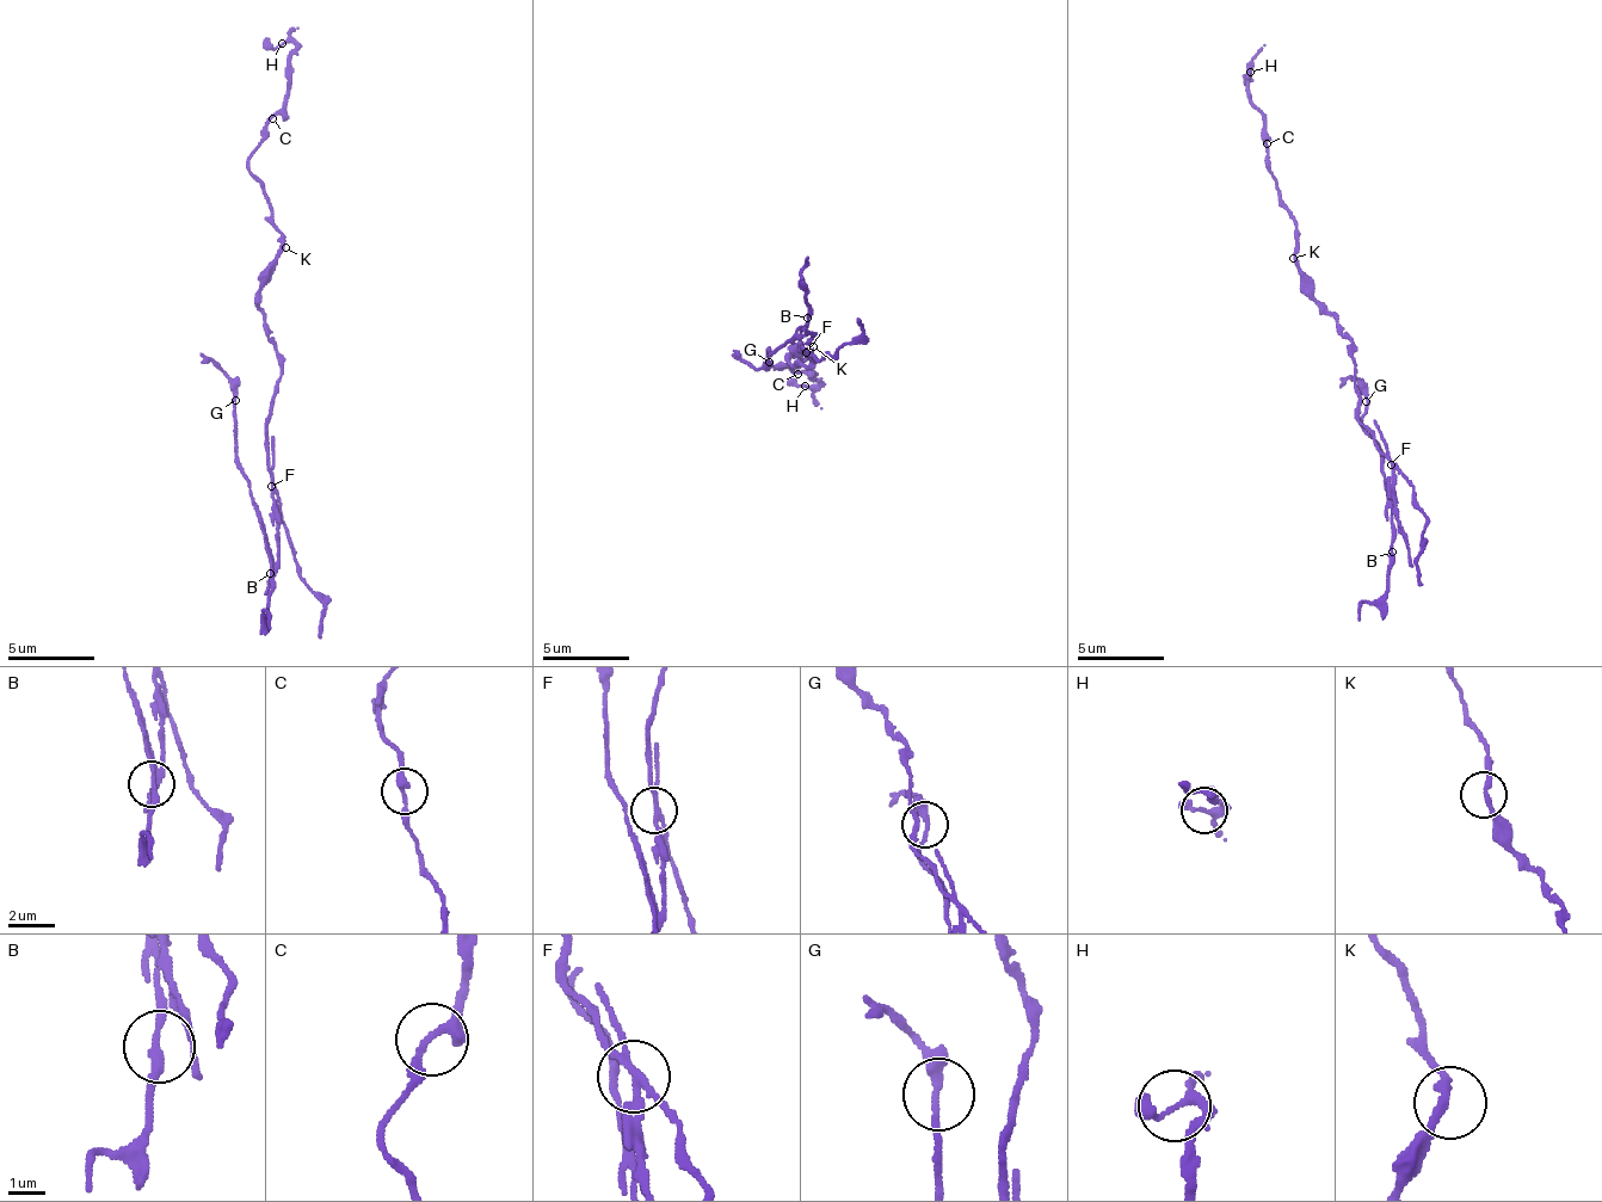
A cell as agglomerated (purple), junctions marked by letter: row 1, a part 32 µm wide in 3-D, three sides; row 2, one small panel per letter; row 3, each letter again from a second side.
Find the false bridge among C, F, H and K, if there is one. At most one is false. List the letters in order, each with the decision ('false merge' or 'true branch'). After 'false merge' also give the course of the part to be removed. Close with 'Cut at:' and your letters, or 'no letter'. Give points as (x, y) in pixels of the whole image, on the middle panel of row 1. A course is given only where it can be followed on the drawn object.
C: true branch
F: false merge; course (805, 355), (809, 340), (801, 337), (770, 357), (769, 347), (764, 369), (733, 353)
H: true branch
K: true branch
Cut at: F

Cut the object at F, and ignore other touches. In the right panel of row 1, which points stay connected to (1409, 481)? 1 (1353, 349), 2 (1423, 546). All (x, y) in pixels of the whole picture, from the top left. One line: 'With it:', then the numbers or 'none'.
With it: 1, 2

